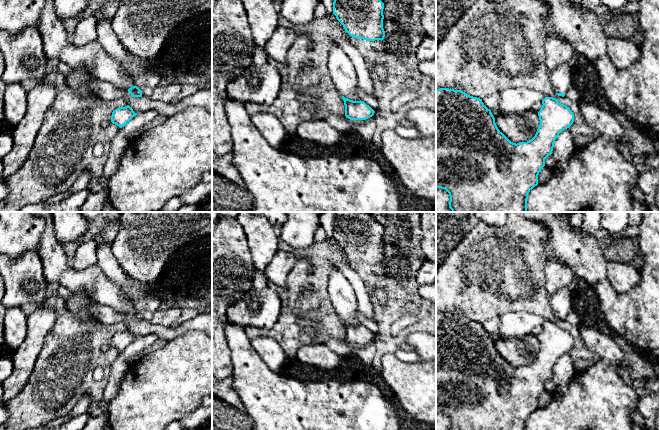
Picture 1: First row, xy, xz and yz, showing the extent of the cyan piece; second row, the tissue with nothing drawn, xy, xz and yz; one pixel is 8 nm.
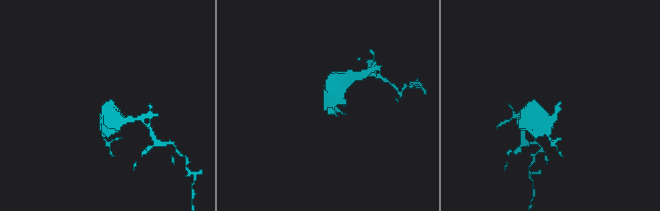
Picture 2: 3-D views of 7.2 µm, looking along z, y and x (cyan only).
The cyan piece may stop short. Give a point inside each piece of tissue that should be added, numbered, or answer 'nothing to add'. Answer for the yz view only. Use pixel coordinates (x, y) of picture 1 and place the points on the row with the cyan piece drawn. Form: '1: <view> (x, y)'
1: yz (561, 77)

